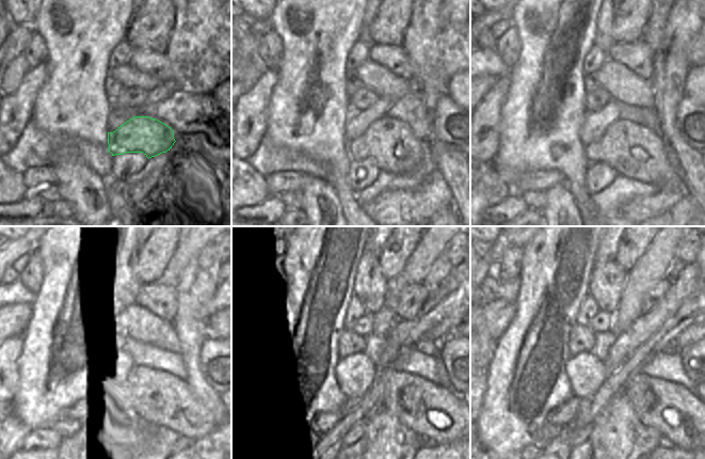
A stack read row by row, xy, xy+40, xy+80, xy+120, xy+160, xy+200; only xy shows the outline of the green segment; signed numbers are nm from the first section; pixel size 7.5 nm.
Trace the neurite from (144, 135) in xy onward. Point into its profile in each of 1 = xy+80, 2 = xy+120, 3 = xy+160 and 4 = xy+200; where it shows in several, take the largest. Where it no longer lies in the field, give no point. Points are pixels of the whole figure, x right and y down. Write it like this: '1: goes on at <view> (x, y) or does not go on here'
1: goes on at xy+80 (643, 157)
2: goes on at xy+120 (167, 400)
3: goes on at xy+160 (434, 412)
4: goes on at xy+200 (678, 414)

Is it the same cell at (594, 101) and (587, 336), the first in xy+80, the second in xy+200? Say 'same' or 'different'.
same

